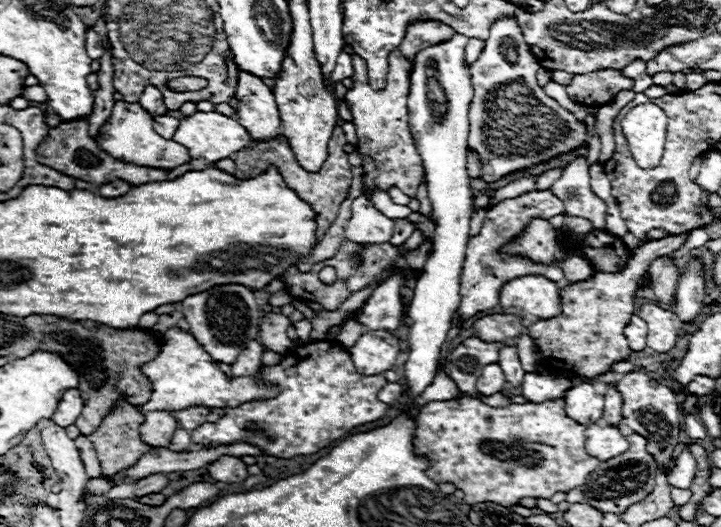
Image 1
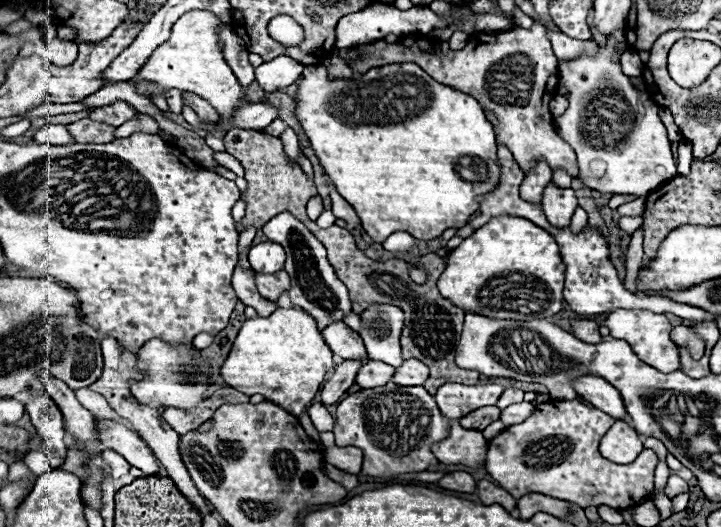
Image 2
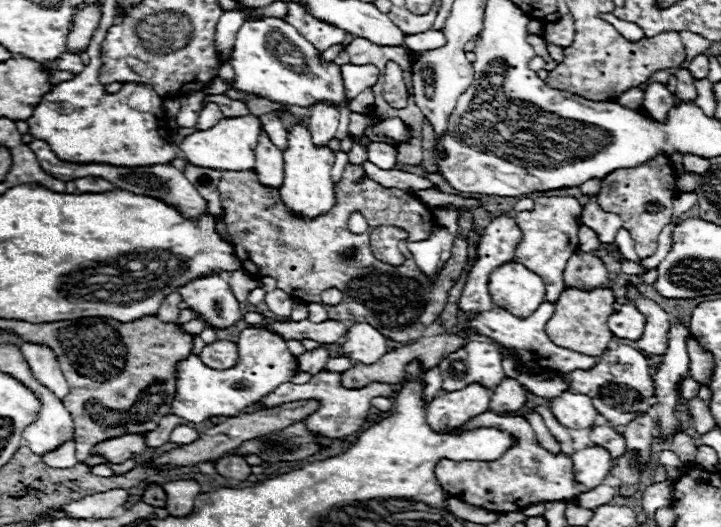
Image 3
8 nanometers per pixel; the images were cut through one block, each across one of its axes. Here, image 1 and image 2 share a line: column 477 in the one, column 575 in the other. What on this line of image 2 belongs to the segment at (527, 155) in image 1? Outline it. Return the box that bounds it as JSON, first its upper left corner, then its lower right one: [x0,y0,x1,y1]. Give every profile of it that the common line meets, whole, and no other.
[556,32,678,196]

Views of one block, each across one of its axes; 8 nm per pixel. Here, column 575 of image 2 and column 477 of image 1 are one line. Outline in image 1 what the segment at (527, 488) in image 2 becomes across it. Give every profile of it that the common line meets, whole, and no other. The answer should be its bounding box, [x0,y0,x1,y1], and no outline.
[414,396,600,506]

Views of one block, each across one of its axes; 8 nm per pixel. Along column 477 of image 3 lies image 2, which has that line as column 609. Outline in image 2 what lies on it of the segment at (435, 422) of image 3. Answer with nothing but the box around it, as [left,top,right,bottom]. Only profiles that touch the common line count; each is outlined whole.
[574,376,626,420]

